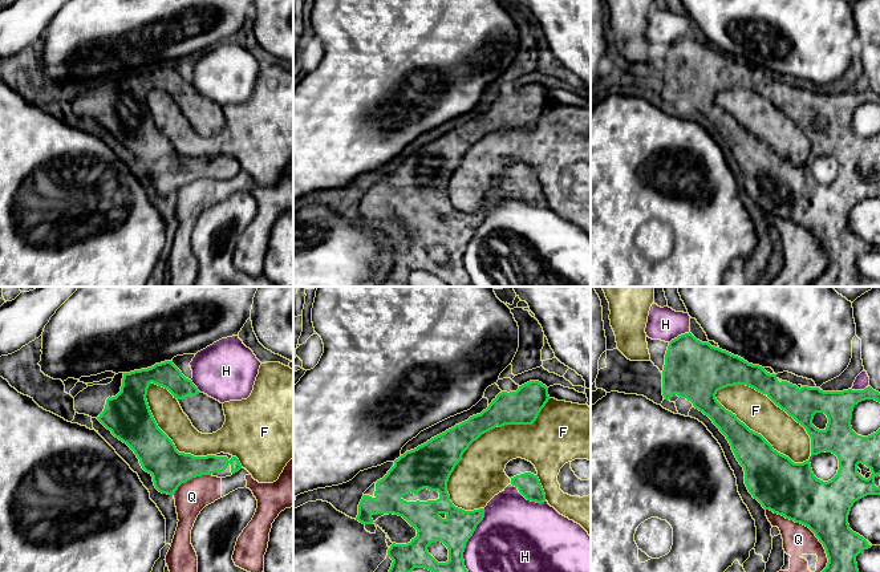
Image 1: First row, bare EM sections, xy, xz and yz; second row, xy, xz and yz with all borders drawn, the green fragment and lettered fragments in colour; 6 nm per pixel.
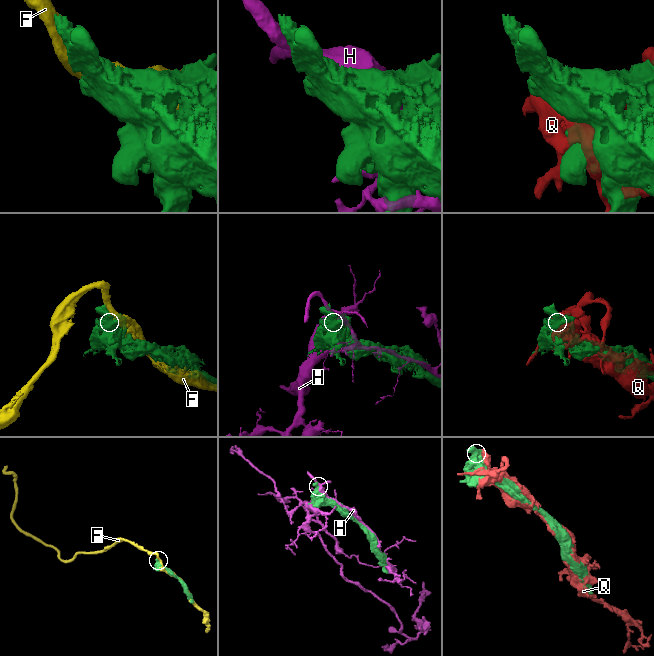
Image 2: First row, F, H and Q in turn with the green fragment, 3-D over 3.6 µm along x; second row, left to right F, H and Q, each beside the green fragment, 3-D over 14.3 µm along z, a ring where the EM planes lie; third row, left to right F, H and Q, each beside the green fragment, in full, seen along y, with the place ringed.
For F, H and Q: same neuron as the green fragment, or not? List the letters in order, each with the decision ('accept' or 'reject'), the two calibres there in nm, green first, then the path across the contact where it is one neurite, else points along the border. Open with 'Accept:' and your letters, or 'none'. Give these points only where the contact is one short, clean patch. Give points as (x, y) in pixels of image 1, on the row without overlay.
Accept: none
F: reject | 200/300 nm
H: reject | 200/480 nm
Q: reject | 300/190 nm

